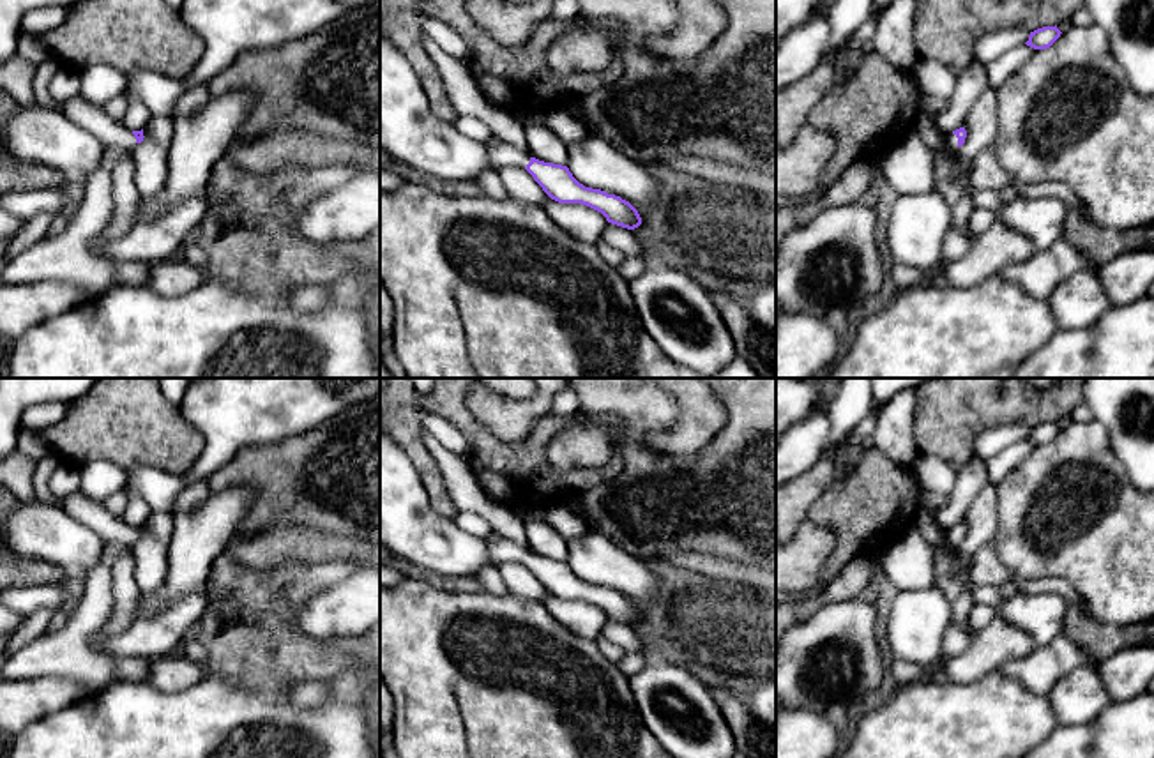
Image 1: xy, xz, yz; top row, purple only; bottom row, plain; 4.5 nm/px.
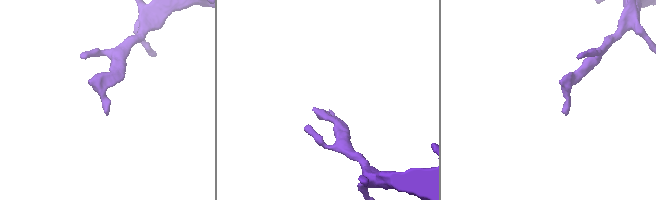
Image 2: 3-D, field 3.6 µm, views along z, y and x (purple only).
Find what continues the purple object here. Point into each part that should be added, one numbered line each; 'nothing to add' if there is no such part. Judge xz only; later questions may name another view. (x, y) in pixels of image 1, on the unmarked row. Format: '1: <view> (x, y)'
1: xz (501, 550)

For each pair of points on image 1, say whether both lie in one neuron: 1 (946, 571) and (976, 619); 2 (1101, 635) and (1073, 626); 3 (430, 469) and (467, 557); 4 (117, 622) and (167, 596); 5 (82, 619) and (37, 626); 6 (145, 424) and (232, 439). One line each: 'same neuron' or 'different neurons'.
1: different neurons
2: same neuron
3: different neurons
4: different neurons
5: different neurons
6: different neurons

